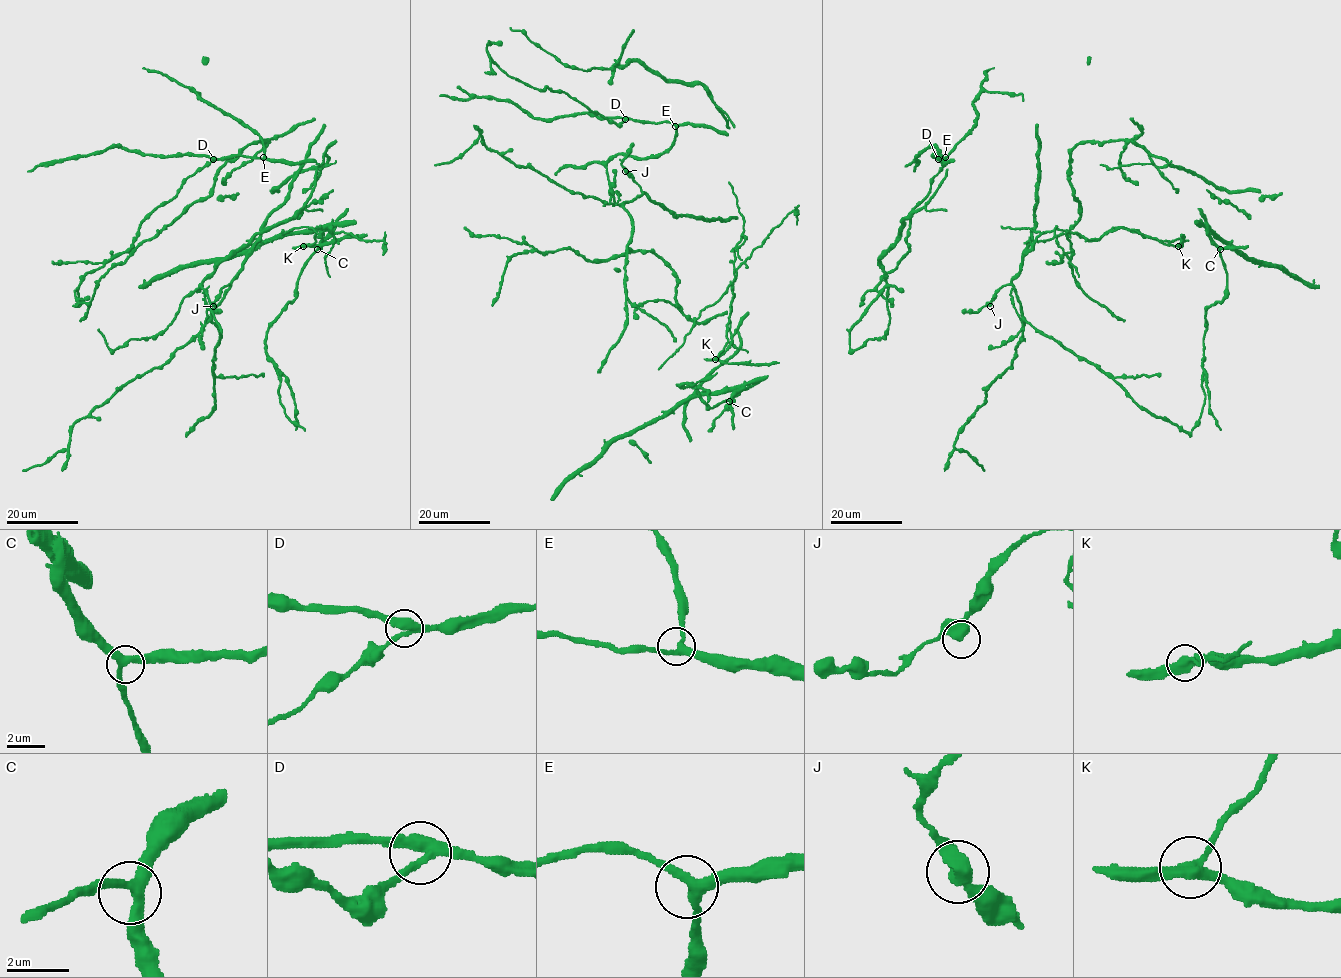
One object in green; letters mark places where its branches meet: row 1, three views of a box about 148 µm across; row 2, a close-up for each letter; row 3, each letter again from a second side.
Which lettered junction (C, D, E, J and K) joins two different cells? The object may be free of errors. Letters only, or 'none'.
K

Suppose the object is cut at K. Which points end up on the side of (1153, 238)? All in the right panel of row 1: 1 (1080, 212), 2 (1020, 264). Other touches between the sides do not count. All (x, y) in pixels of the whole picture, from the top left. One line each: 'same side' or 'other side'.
1: other side
2: other side

